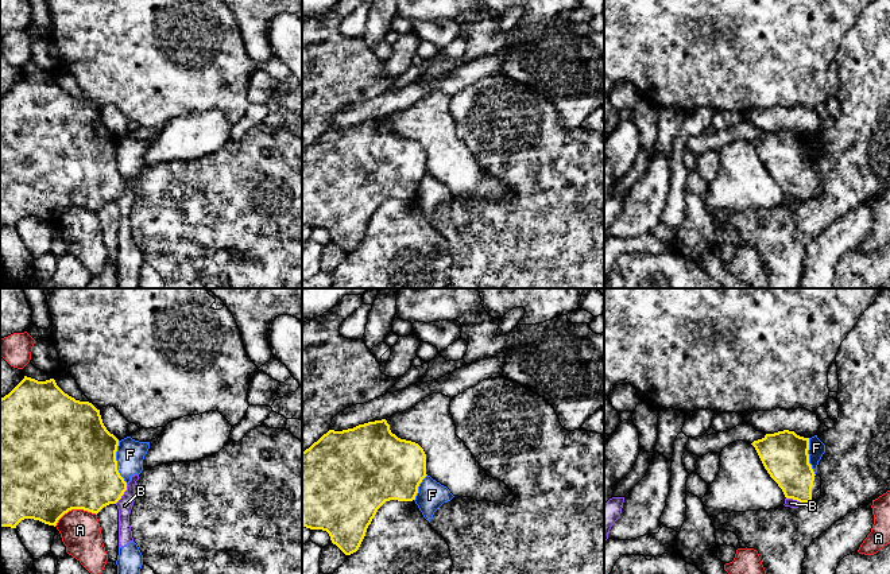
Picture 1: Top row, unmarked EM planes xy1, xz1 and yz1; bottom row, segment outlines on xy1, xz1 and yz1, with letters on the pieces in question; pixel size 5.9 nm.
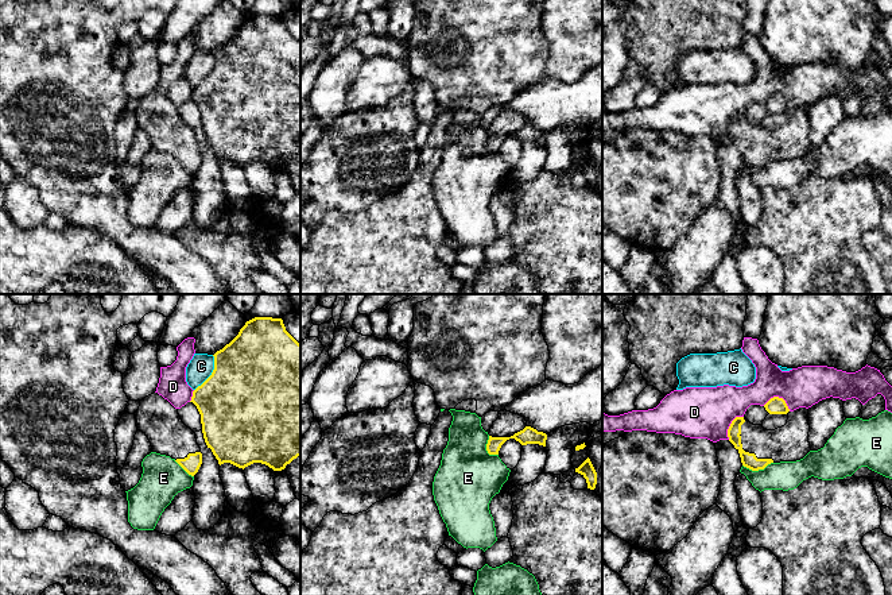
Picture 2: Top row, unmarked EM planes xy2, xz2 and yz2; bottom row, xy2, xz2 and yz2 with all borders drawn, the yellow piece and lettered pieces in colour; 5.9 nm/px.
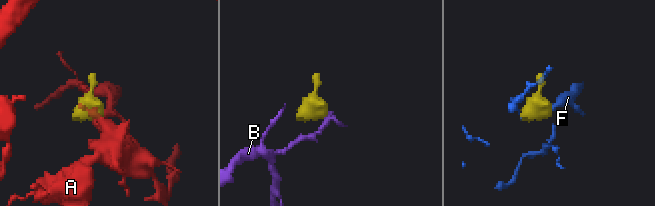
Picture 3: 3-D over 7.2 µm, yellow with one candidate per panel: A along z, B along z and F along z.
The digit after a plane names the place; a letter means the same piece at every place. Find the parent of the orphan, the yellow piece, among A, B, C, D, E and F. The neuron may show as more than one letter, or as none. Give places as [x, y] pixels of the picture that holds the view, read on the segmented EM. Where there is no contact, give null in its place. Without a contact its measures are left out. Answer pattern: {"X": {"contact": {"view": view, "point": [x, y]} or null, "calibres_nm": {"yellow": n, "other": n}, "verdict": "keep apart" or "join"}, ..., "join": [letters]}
{"A": {"contact": {"view": "xy1", "point": [74, 508]}, "calibres_nm": {"yellow": 500, "other": 240}, "verdict": "keep apart"}, "B": {"contact": {"view": "xy1", "point": [123, 493]}, "calibres_nm": {"yellow": 400, "other": 90}, "verdict": "keep apart"}, "C": {"contact": {"view": "xy2", "point": [212, 373]}, "calibres_nm": {"yellow": 500, "other": 150}, "verdict": "keep apart"}, "D": {"contact": {"view": "yz2", "point": [778, 397]}, "calibres_nm": {"yellow": 100, "other": 240}, "verdict": "keep apart"}, "E": {"contact": {"view": "yz2", "point": [757, 470]}, "calibres_nm": {"yellow": 90, "other": 180}, "verdict": "keep apart"}, "F": {"contact": {"view": "xy1", "point": [116, 462]}, "calibres_nm": {"yellow": 500, "other": 170}, "verdict": "keep apart"}, "join": []}

